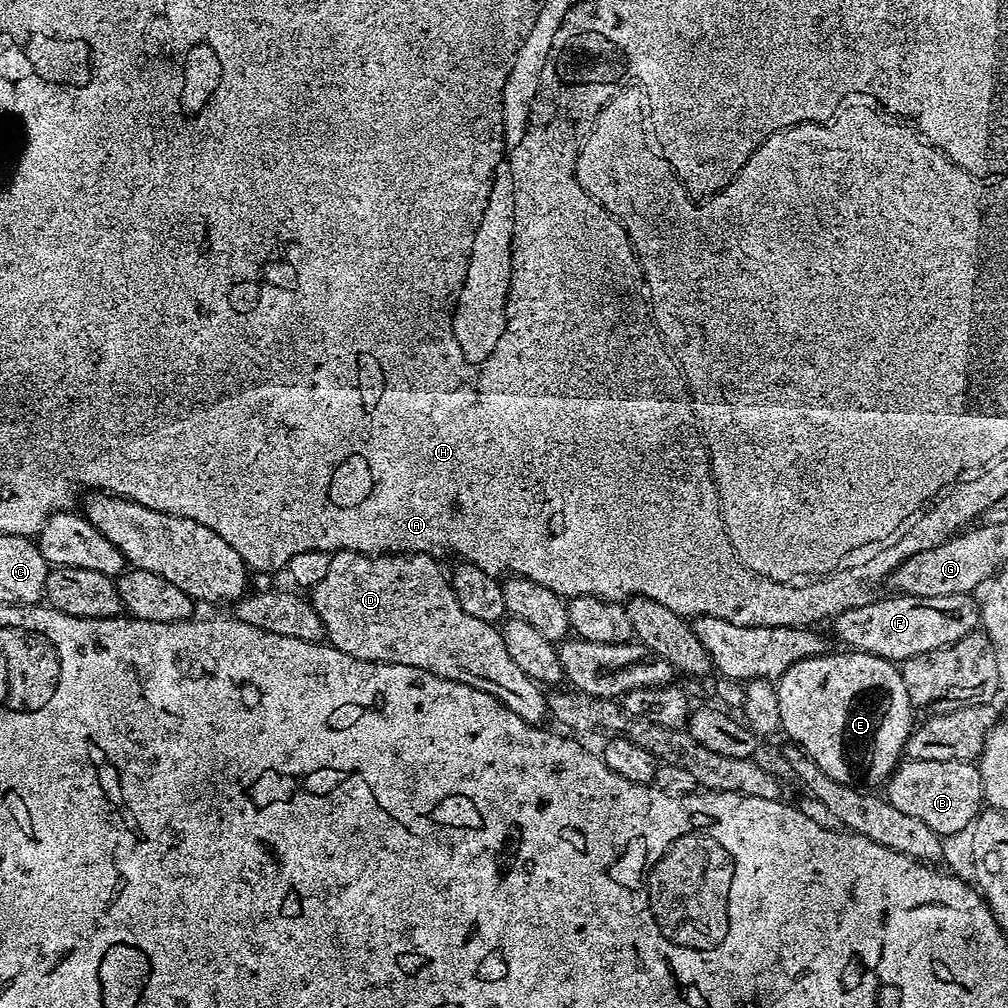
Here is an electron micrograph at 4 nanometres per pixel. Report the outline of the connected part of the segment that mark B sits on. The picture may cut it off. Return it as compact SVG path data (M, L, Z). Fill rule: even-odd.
M905 759L887 778L887 788L886 799L897 810L910 814L910 818L918 818L918 822L926 822L926 826L941 838L952 836L964 827L965 831L980 815L985 803L980 768L967 760L922 762Z

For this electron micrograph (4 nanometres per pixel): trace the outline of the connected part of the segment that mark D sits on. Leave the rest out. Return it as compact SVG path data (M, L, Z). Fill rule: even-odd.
M333 552L331 558L326 578L310 590L310 599L318 618L322 620L327 643L333 648L359 660L414 666L435 676L462 682L498 698L528 724L540 726L545 723L544 716L546 720L549 715L548 696L541 685L531 680L511 660L496 624L482 622L482 618L474 618L458 606L449 577L432 561L435 559L431 555L410 552L365 556L363 552Z

